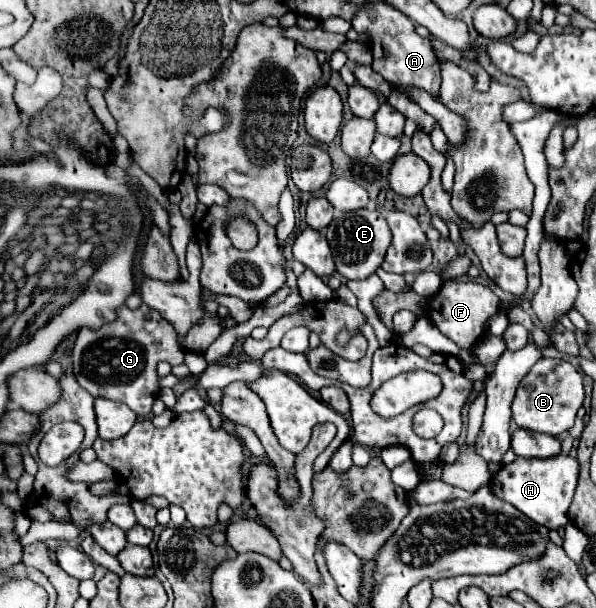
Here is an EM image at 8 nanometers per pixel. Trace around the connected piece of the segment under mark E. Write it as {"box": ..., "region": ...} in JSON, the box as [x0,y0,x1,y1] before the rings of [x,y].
{"box":[324,209,392,279],"region":[[[358,209],[358,211],[336,215],[332,223],[326,227],[324,235],[332,247],[336,271],[346,279],[366,279],[372,273],[376,273],[392,241],[392,235],[384,217],[378,211],[370,211],[370,209]]]}

